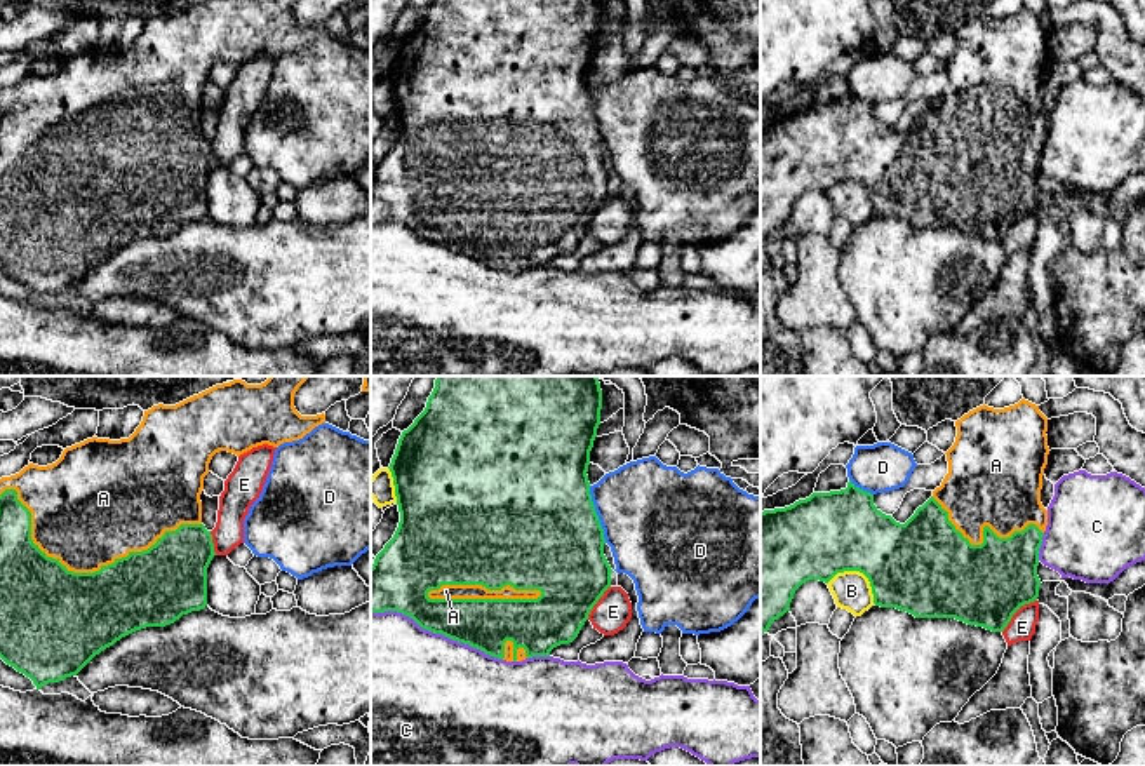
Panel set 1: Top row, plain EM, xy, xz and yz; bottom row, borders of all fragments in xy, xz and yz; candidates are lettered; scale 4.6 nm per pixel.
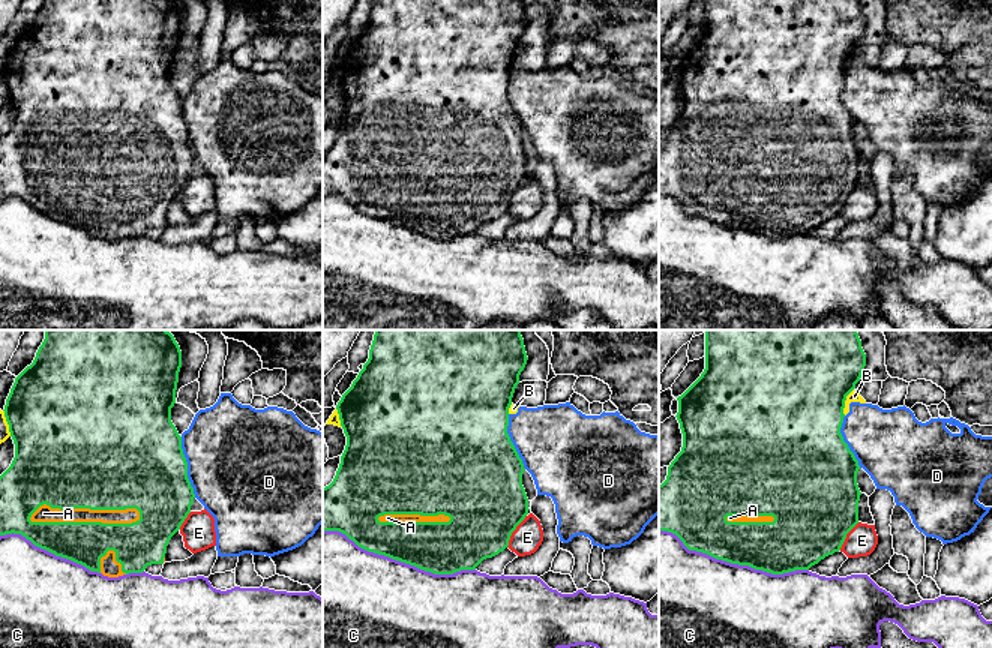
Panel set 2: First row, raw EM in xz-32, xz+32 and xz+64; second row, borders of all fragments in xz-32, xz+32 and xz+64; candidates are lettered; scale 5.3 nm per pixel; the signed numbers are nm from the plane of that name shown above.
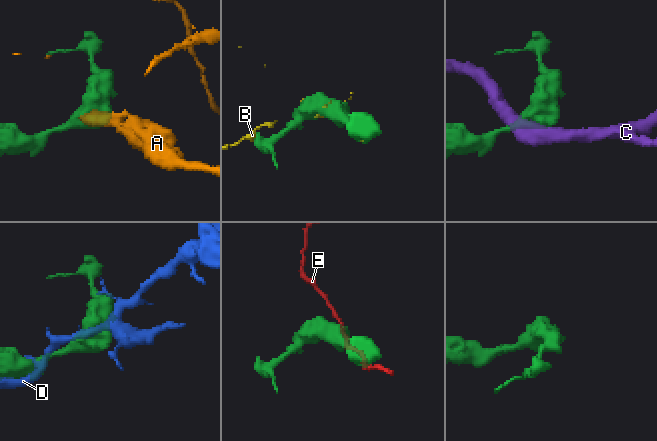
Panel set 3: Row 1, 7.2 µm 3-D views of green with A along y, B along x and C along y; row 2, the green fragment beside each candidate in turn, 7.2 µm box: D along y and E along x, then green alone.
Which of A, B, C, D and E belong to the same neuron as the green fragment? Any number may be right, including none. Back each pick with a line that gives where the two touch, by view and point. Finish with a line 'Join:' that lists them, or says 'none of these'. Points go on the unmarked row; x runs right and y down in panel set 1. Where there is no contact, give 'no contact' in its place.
A: xy (84, 183)
Join: A

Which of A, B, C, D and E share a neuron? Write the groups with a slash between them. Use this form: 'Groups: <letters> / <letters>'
Groups: A / B D / C / E

